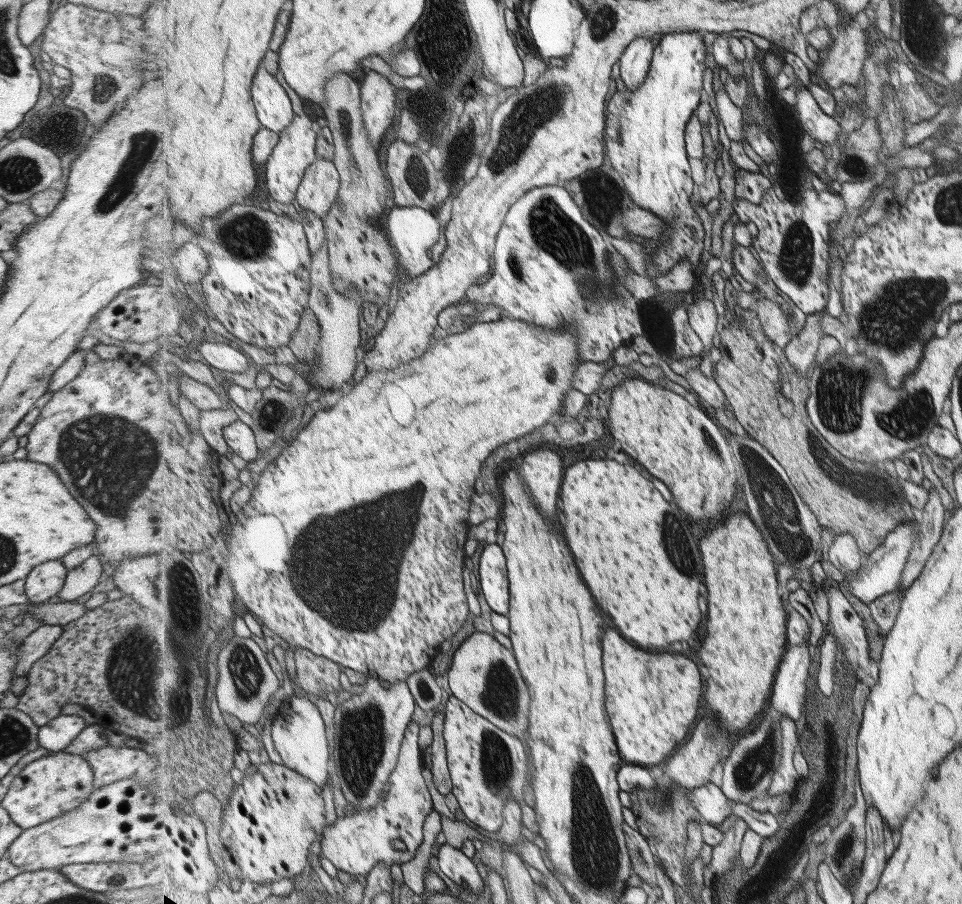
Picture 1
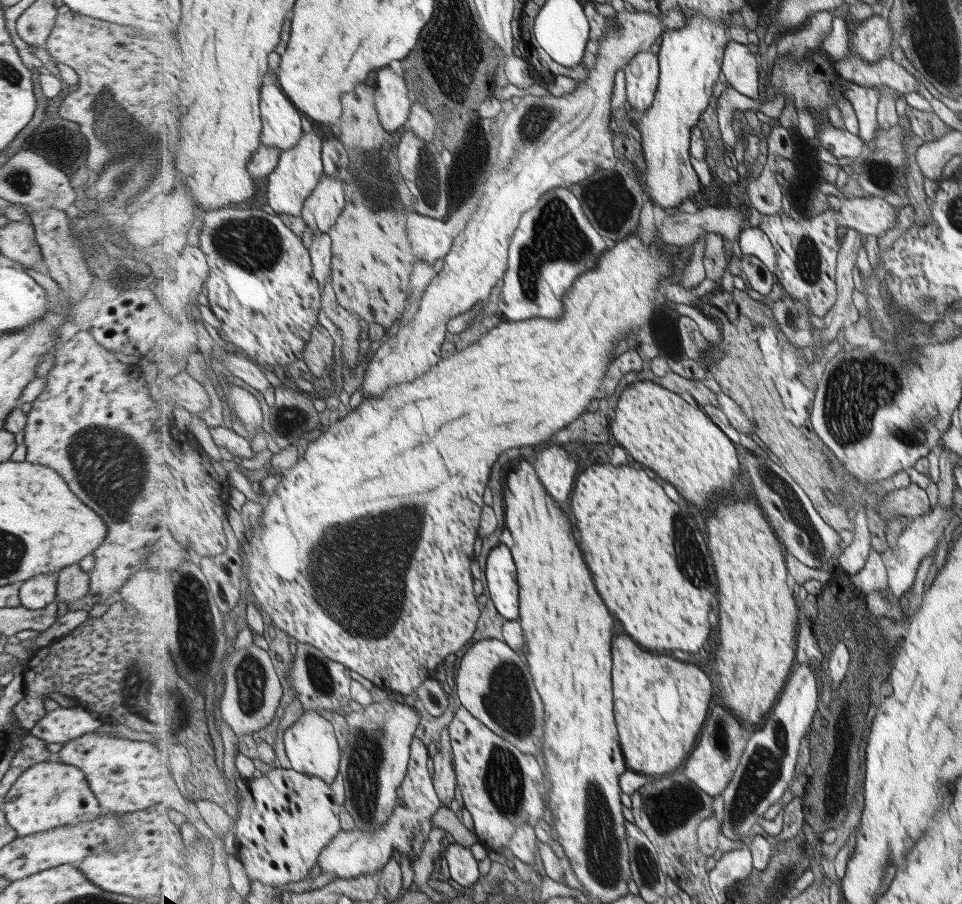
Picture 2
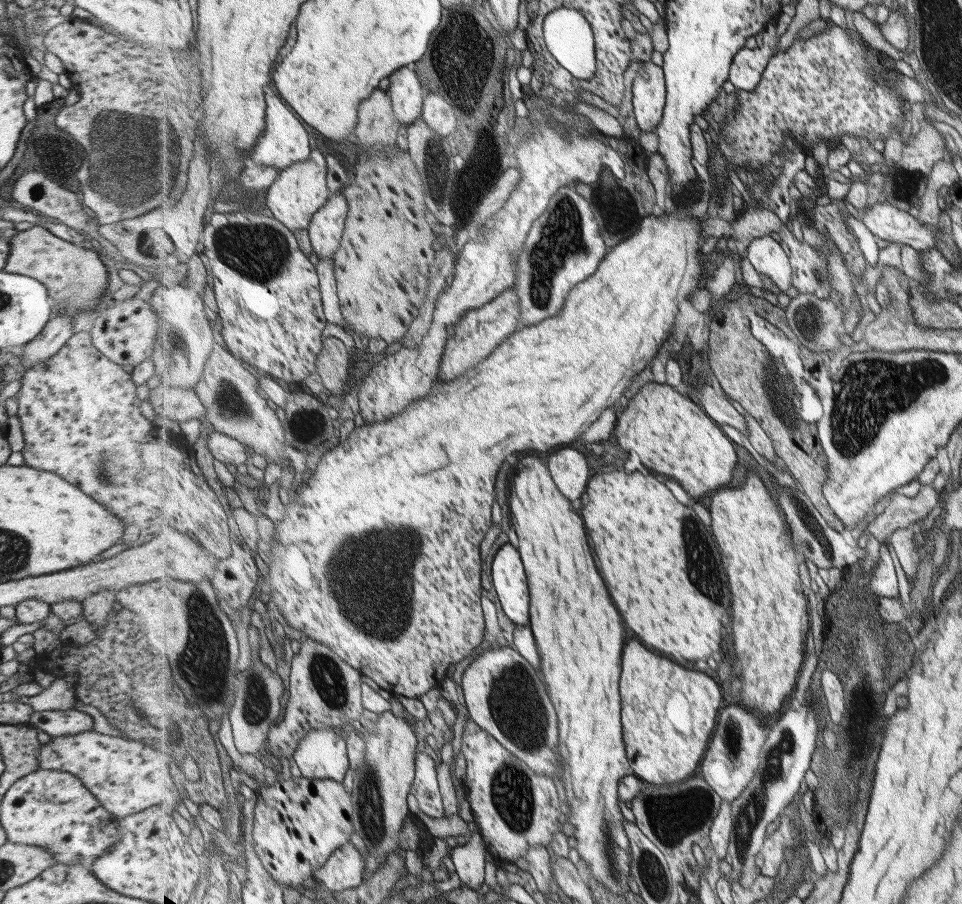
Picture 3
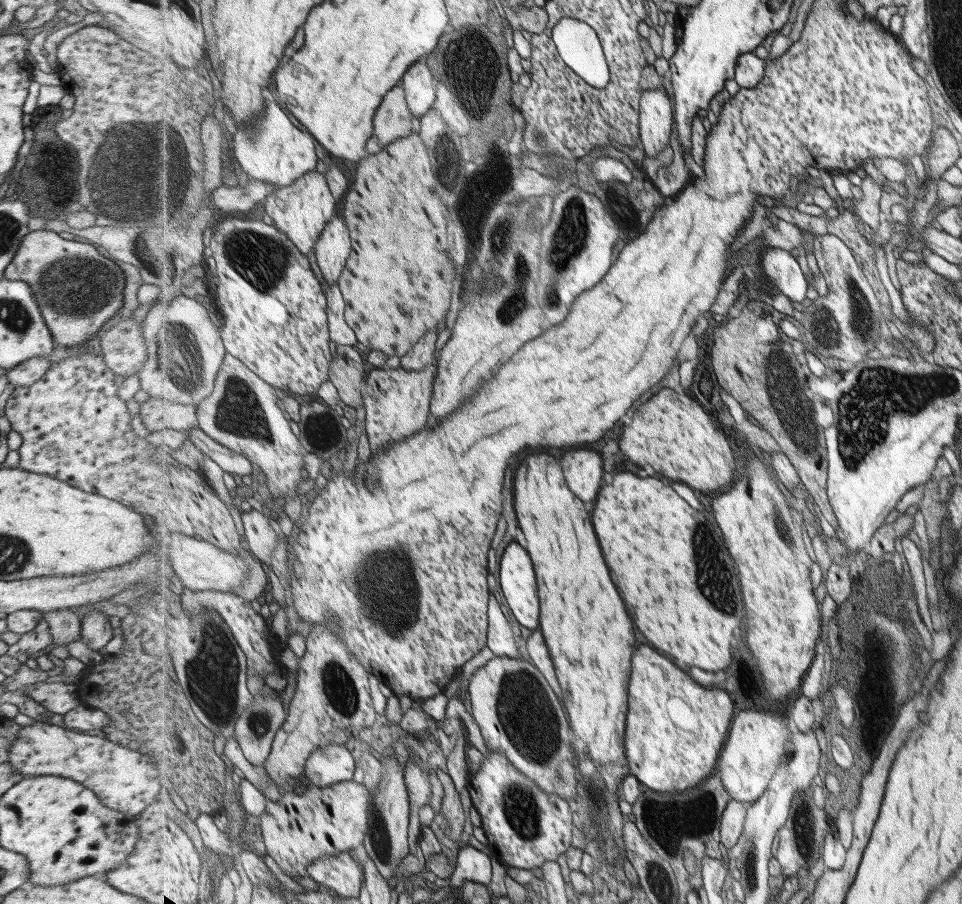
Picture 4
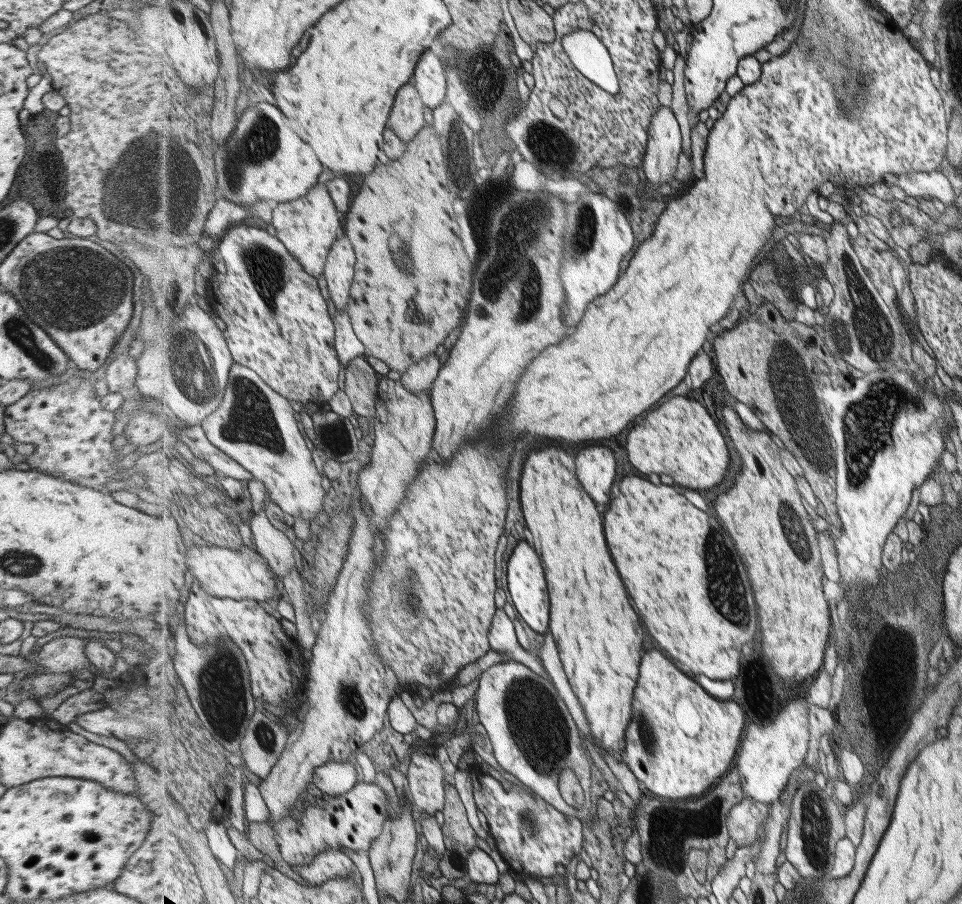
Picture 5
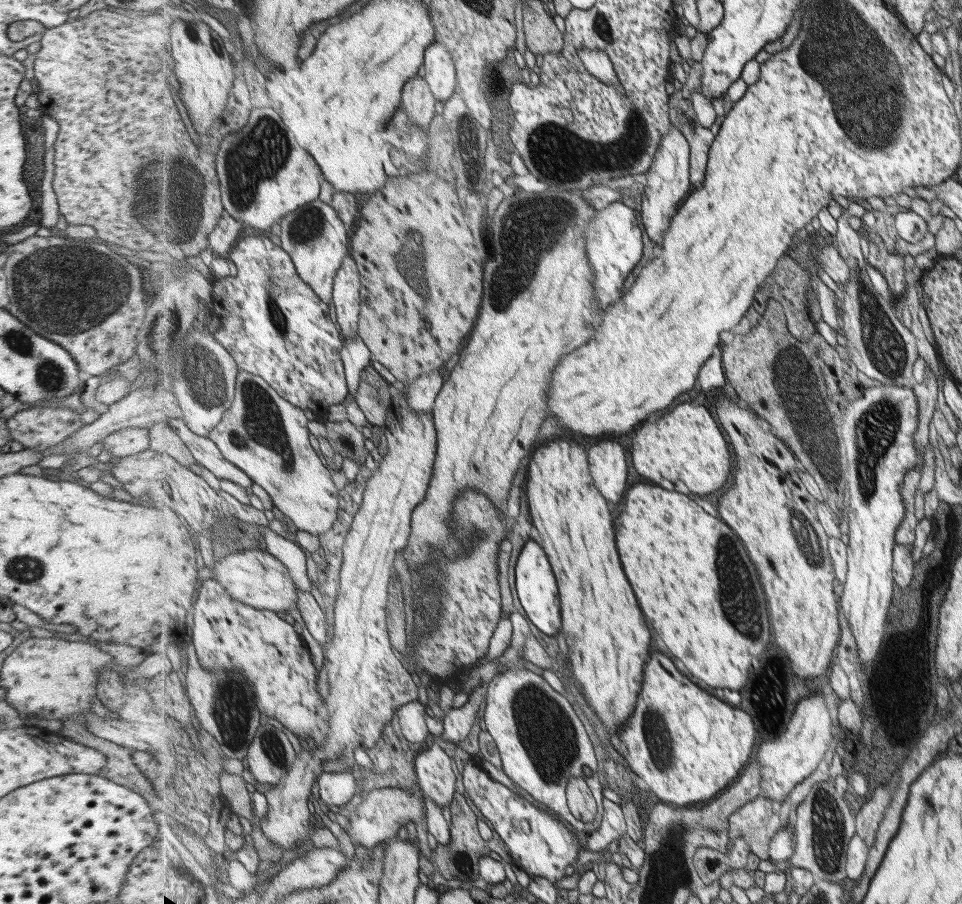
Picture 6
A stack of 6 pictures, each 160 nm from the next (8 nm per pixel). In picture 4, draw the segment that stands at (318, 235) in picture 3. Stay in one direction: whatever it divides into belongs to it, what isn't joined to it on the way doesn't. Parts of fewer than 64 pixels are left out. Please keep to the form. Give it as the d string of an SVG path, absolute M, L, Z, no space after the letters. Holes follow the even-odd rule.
M337 213L325 227L316 245L315 256L323 278L328 284L338 284L350 259L353 246L343 213Z

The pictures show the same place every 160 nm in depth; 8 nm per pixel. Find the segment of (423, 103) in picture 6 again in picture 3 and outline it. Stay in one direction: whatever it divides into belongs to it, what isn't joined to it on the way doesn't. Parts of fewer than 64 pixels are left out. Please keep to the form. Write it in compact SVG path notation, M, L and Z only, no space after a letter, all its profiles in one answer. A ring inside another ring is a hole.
M375 90L359 107L355 136L364 149L381 151L384 146L395 145L401 125L393 112L393 102L387 90Z

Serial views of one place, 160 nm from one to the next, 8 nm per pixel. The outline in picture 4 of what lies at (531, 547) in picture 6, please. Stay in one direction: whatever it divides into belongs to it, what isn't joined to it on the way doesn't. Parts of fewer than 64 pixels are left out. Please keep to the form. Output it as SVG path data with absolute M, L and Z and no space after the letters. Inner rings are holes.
M515 540L507 543L501 558L500 586L519 624L529 632L540 629L537 576L529 552Z

